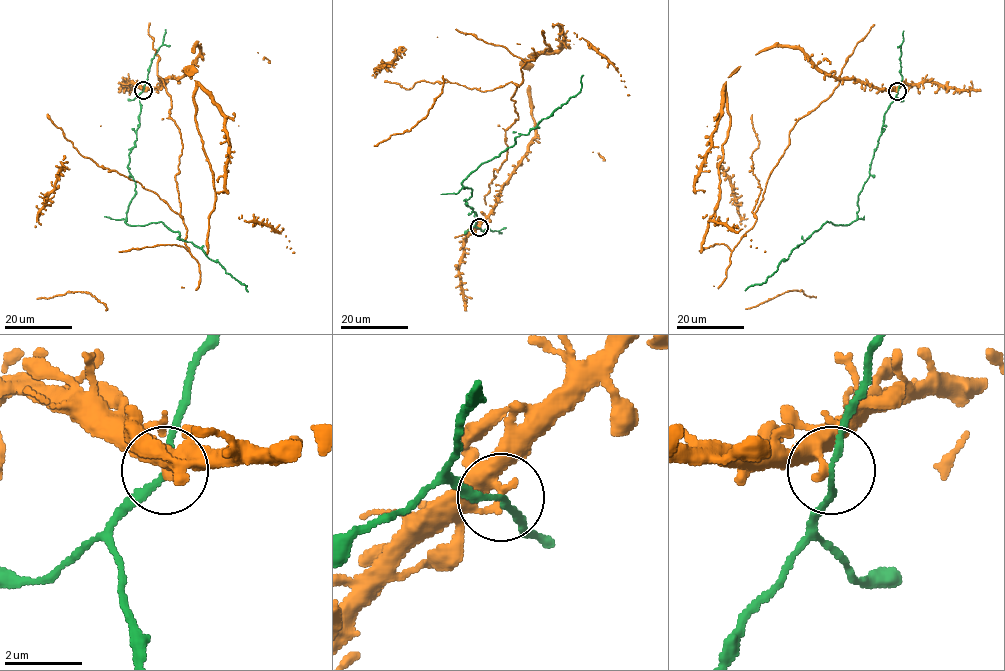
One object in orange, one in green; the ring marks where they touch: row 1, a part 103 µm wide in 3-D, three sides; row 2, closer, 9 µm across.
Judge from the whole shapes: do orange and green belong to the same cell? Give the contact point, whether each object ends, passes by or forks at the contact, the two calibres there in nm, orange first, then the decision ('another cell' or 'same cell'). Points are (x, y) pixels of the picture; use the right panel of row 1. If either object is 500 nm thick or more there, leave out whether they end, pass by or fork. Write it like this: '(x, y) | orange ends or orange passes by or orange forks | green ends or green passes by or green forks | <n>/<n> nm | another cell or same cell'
(897, 91) | orange passes by | green passes by | 280/140 nm | same cell

